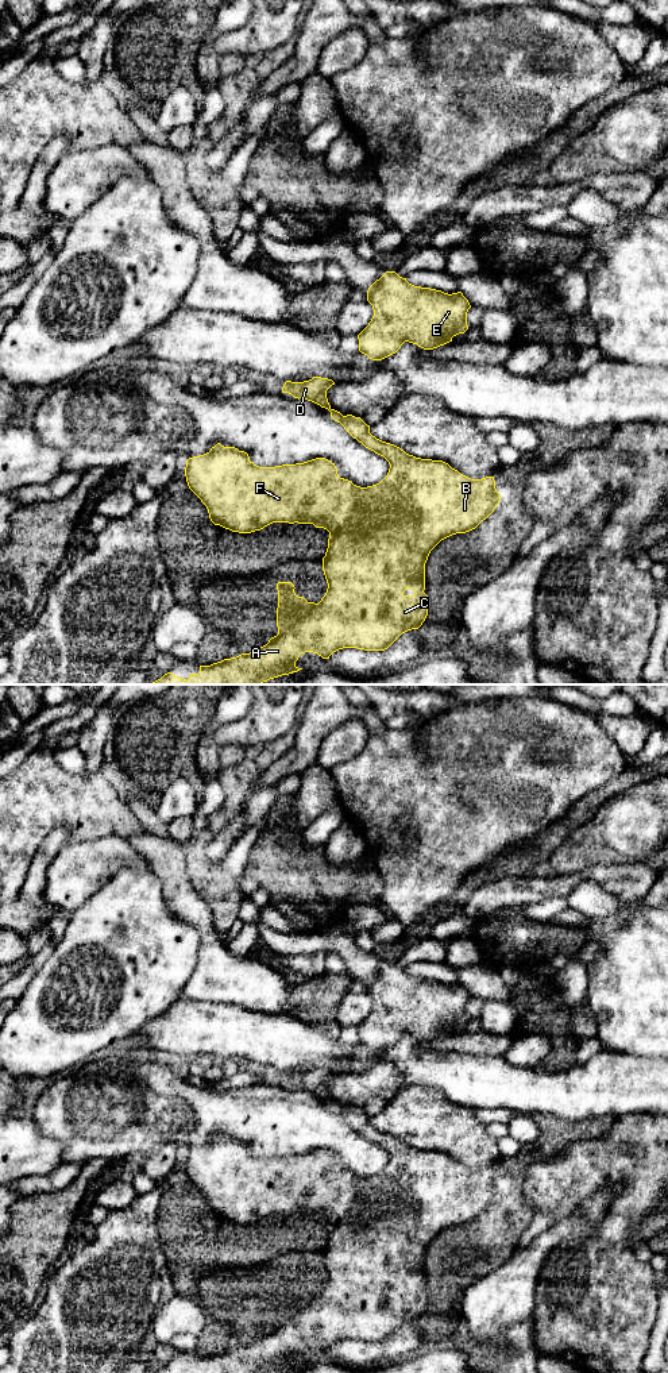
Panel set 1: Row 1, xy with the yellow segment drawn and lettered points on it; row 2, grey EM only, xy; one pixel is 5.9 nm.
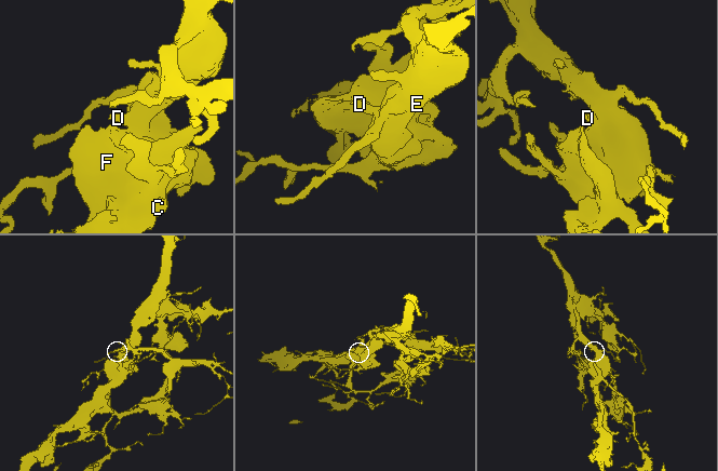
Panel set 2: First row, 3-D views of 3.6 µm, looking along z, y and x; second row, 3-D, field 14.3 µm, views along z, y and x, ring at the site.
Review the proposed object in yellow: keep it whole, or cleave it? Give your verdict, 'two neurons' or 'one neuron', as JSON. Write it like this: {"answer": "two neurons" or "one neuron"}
{"answer": "one neuron"}

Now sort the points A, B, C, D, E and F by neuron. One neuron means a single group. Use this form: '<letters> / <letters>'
A B C D E F

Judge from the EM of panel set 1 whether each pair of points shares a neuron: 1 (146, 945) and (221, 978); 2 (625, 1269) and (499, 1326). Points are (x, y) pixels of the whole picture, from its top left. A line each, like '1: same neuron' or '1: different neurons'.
1: different neurons
2: different neurons

